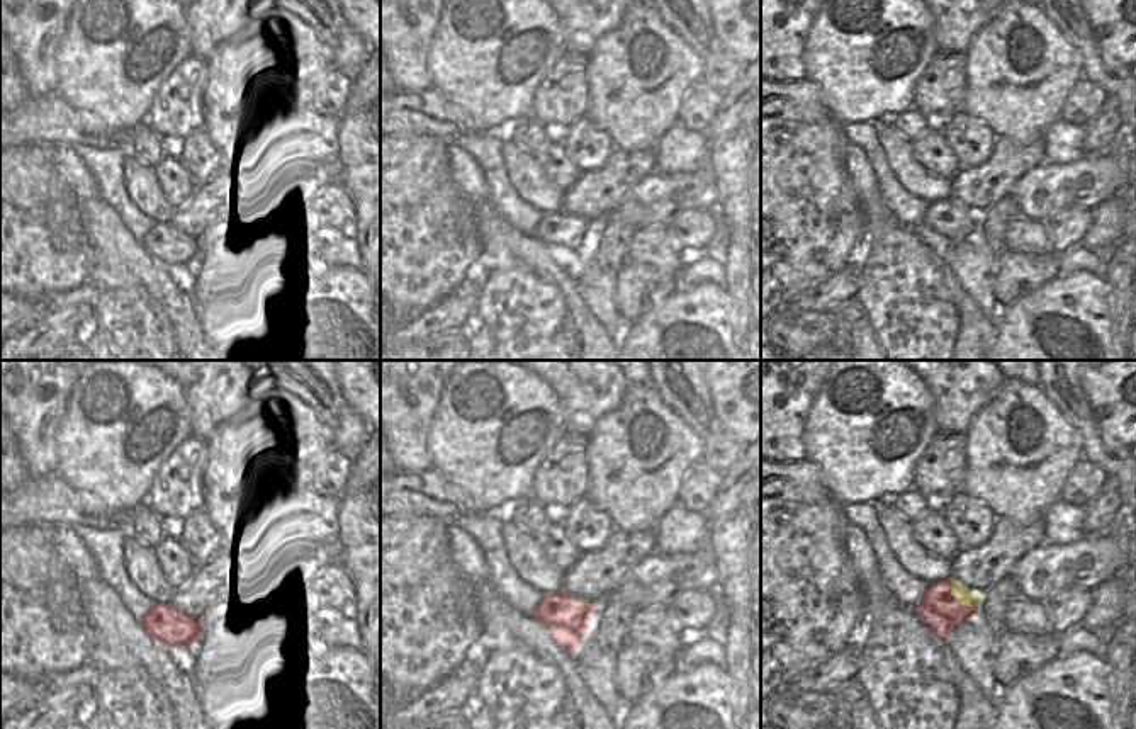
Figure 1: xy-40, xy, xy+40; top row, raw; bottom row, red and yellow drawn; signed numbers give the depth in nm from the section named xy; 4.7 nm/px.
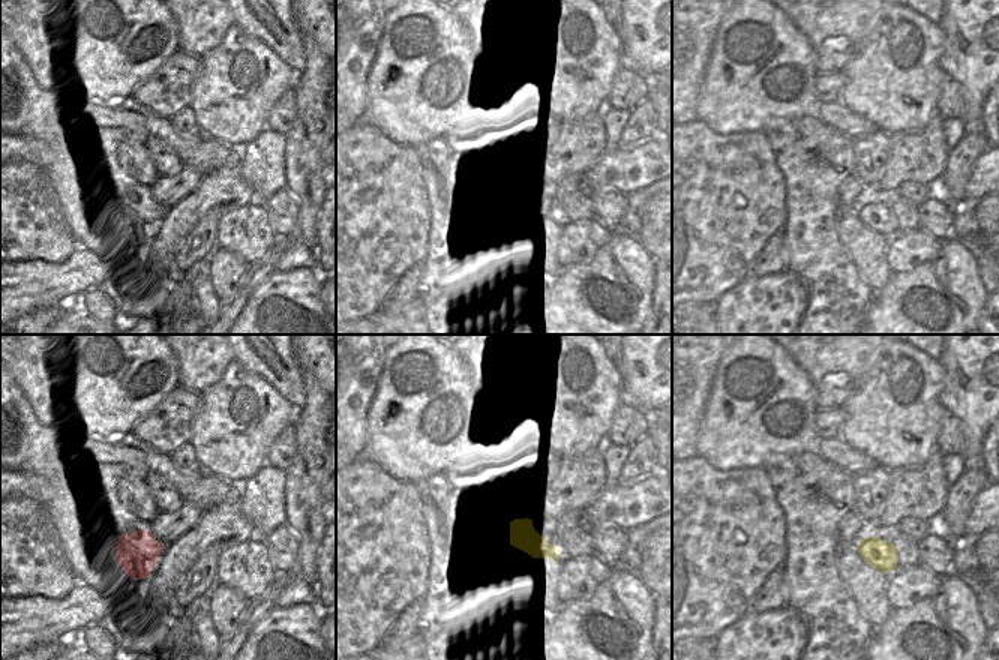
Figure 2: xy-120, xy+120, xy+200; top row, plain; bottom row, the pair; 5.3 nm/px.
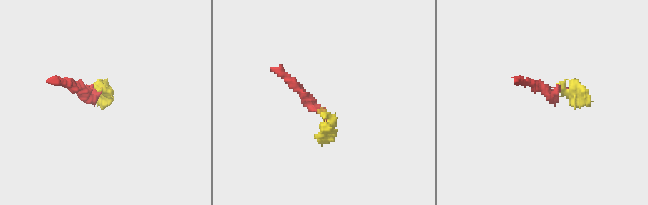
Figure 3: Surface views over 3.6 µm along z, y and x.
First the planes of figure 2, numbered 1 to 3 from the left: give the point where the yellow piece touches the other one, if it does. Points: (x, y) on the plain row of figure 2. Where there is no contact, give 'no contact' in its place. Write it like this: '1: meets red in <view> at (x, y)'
1: no contact
2: no contact
3: no contact

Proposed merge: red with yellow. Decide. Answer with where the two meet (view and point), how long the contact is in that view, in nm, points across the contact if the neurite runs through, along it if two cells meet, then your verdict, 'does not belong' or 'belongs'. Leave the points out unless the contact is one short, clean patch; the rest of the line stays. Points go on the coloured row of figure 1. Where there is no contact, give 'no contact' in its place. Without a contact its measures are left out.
xy+40 (958, 600) | 200 nm | along xy+40 (948, 578), (951, 593), (963, 605), (978, 607) | does not belong

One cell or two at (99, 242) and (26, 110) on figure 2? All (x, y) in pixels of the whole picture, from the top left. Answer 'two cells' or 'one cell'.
one cell

